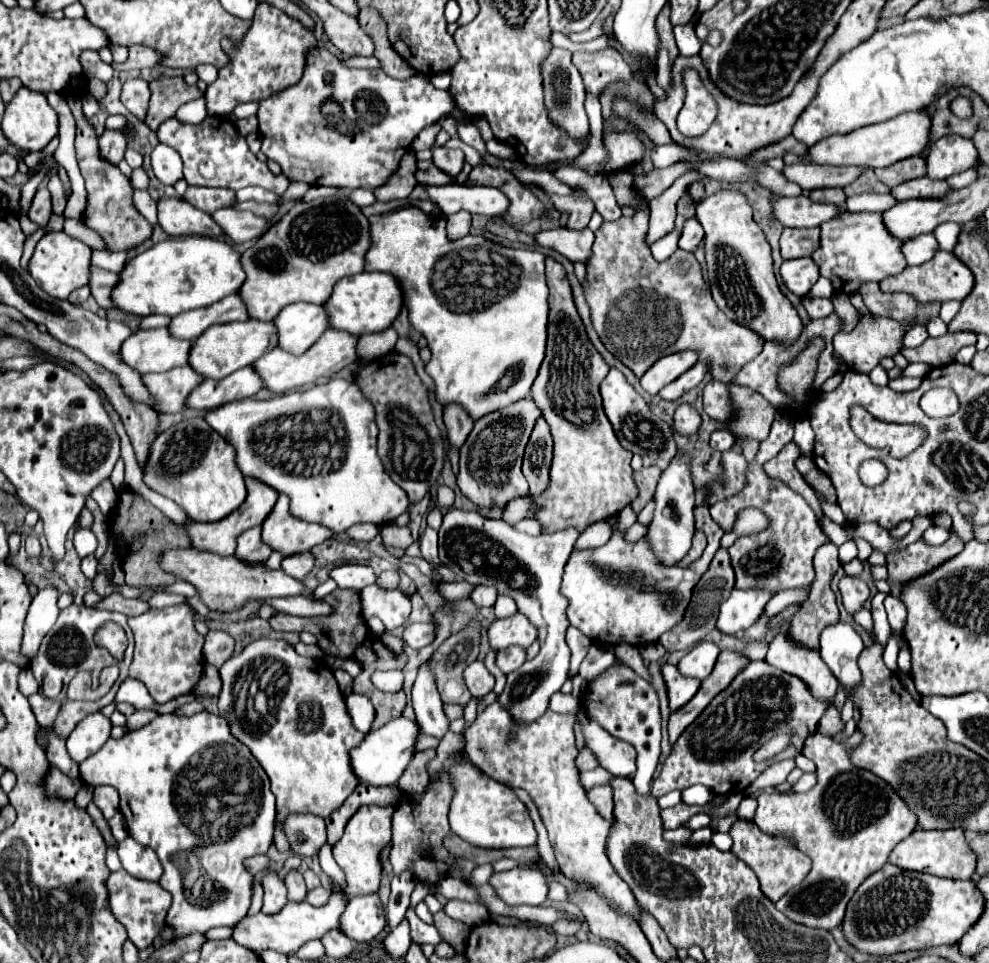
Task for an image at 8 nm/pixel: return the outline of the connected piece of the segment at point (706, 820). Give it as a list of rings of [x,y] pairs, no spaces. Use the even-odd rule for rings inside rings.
[[[696,814],[696,816],[692,816],[692,818],[688,820],[688,824],[684,824],[684,826],[688,826],[690,830],[698,830],[698,828],[710,826],[710,822],[712,822],[712,818],[710,818],[708,814]]]

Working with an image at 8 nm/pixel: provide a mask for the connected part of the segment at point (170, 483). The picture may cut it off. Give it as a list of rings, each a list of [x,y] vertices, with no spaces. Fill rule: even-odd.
[[[190,418],[160,432],[144,470],[144,482],[172,498],[196,522],[216,522],[240,508],[246,498],[244,476],[236,466],[234,446],[212,430],[204,418]]]

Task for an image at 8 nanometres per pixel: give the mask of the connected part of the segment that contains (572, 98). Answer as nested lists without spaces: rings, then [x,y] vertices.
[[[552,48],[542,63],[542,76],[544,76],[544,100],[548,104],[552,120],[556,120],[556,124],[560,124],[560,128],[564,128],[570,136],[584,138],[590,130],[588,116],[584,110],[586,90],[584,90],[582,76],[580,76],[578,68],[572,64],[572,52],[566,49]]]

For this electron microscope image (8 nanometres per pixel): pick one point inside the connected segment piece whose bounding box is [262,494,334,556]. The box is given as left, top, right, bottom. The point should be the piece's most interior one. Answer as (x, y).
(284, 532)

